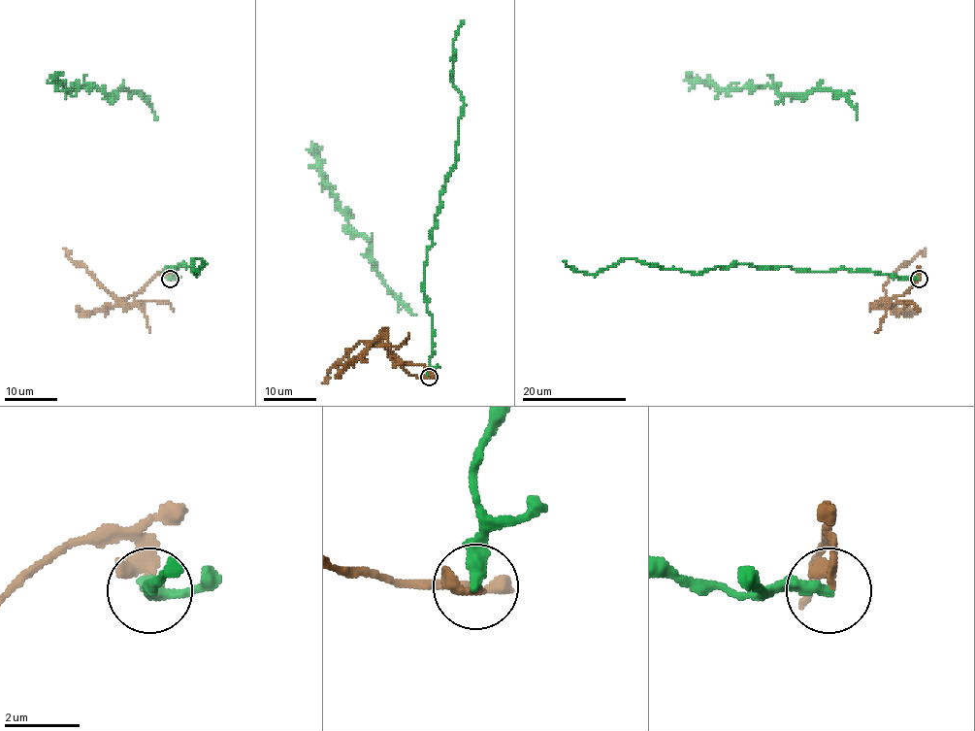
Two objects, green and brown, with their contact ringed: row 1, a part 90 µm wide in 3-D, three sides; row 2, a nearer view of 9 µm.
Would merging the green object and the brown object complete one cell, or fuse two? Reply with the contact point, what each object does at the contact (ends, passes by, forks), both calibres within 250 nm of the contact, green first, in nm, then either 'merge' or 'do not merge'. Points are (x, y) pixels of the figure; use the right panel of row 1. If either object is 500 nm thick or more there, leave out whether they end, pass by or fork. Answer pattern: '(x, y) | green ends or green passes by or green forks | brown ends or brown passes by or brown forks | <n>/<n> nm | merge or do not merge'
(919, 279) | green ends | brown passes by | 360/190 nm | do not merge

